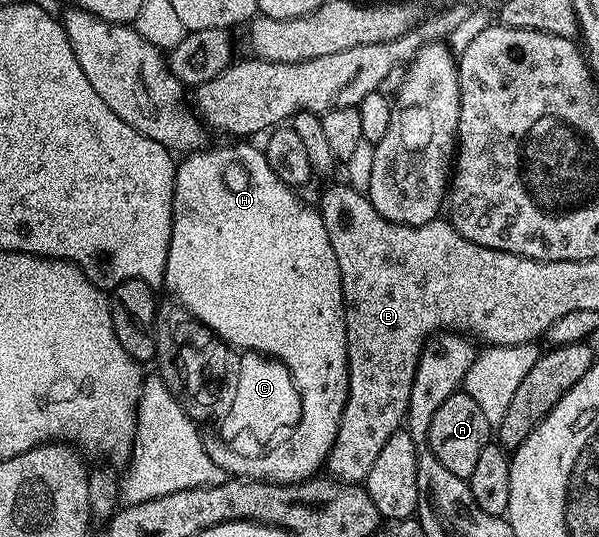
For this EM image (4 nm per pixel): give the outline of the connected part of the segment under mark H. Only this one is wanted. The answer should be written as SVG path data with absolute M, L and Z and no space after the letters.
M240 140L237 146L220 146L217 150L201 148L185 157L176 168L174 184L174 212L172 213L172 231L170 232L170 248L166 256L166 272L164 286L171 297L181 302L199 322L203 322L215 337L227 342L229 346L240 352L255 351L268 355L281 362L292 374L293 382L301 396L301 418L295 427L287 431L285 442L277 441L269 445L263 452L254 455L239 455L231 445L220 438L219 433L203 435L206 456L224 470L225 475L234 478L249 478L259 482L274 484L294 484L315 479L316 474L328 461L328 454L334 448L334 440L338 436L338 424L342 420L342 412L348 399L348 345L346 344L346 320L344 319L344 297L342 296L342 280L338 272L338 260L334 256L334 248L330 244L330 236L324 227L324 221L315 205L307 206L299 198L297 191L287 186L278 176L274 176L274 168L266 160L263 149L259 145L247 146L247 141Z

